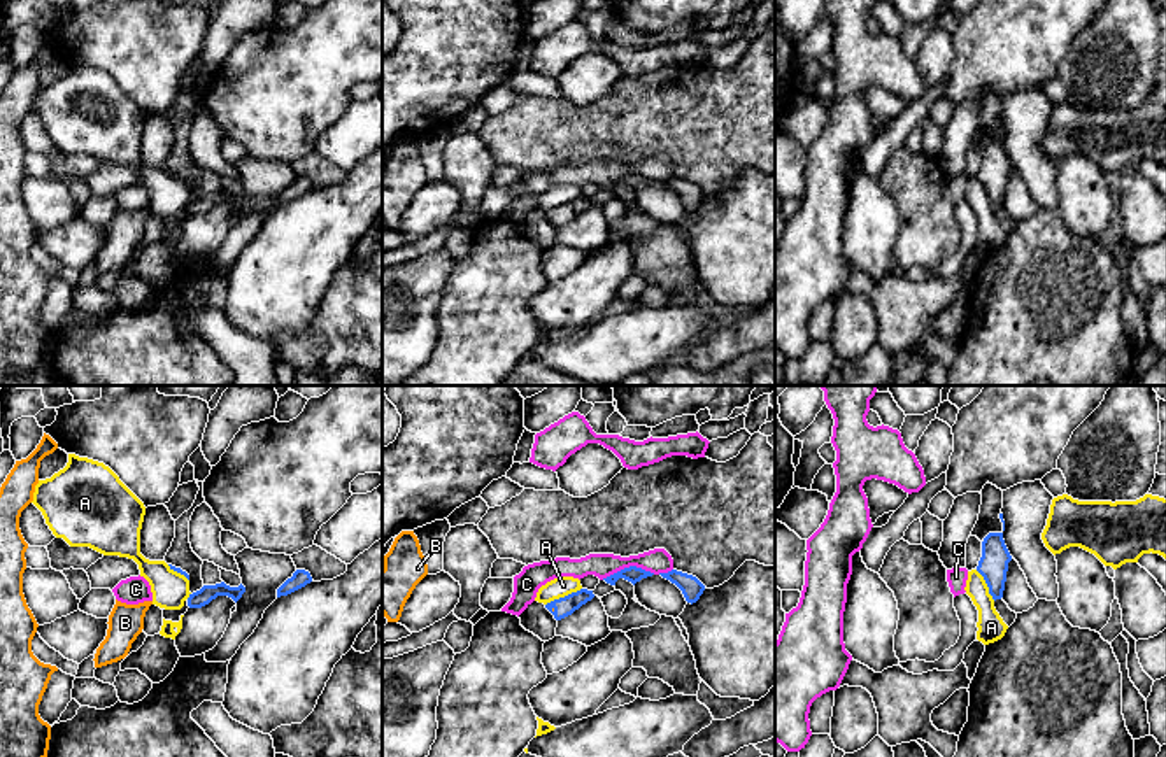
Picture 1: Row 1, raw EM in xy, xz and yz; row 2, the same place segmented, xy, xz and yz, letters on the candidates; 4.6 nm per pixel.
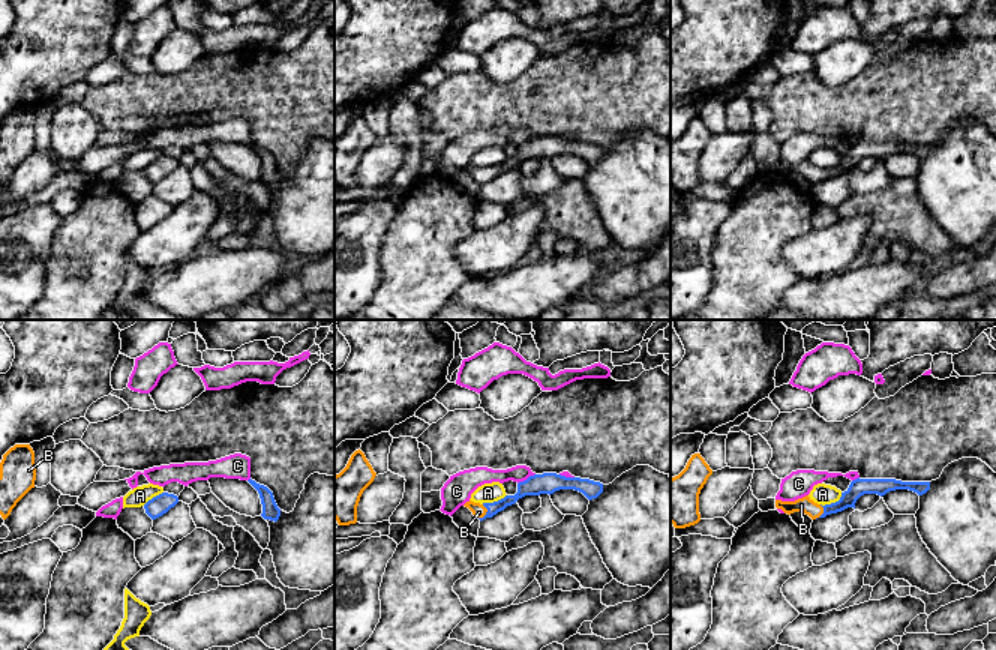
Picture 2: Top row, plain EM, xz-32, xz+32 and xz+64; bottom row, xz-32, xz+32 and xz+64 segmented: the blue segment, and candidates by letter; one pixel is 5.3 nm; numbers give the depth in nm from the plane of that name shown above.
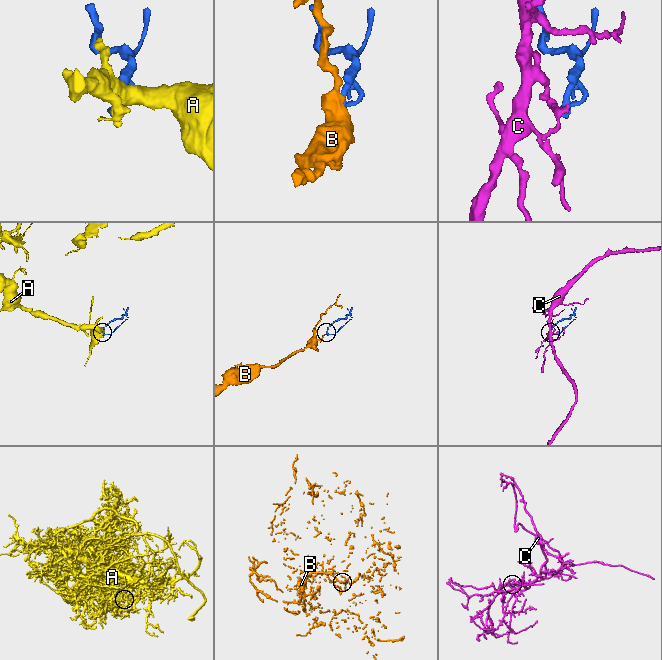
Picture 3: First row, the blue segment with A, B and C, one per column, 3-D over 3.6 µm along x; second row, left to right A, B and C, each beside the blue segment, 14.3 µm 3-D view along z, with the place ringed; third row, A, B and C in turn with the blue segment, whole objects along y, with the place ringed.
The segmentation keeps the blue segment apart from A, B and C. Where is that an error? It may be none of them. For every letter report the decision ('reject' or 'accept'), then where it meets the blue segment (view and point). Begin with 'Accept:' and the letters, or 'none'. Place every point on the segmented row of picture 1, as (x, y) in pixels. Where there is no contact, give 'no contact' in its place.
Accept: B
A: reject; meets blue in xz at (565, 596)
B: accept; meets blue in xz at (551, 610)
C: reject; meets blue in xz at (630, 566)

